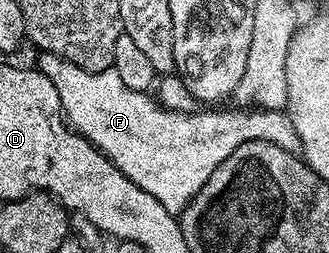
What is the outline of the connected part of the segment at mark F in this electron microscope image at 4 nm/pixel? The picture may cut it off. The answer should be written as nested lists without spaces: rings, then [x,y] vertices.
[[[41,52],[36,56],[36,69],[41,70],[47,80],[55,84],[55,92],[59,92],[65,121],[106,154],[115,168],[131,179],[142,194],[155,196],[161,210],[173,214],[169,216],[180,215],[199,188],[207,184],[211,172],[215,172],[235,148],[251,140],[267,140],[284,150],[297,152],[301,149],[295,128],[284,109],[213,108],[210,114],[168,110],[146,91],[127,88],[119,72],[112,68],[87,72],[79,68],[79,64],[71,64],[54,54]]]

